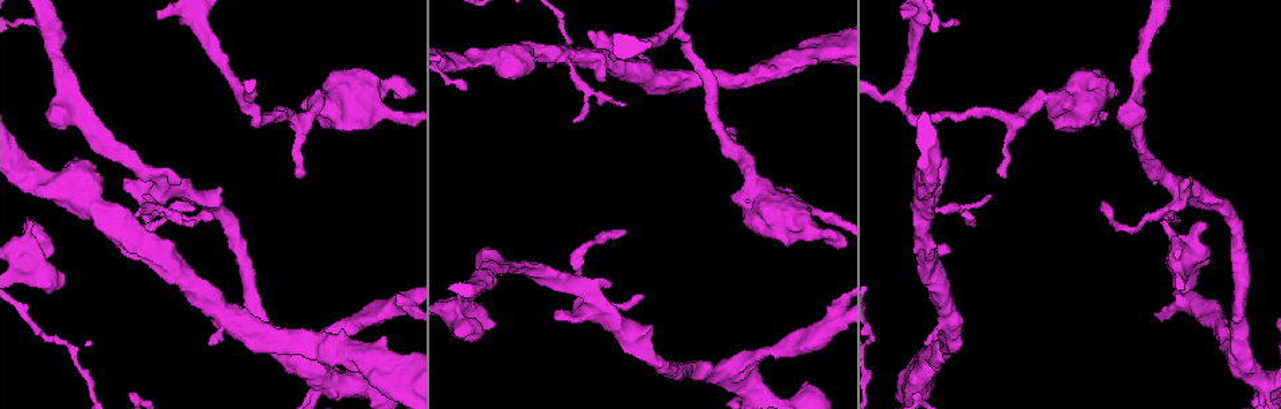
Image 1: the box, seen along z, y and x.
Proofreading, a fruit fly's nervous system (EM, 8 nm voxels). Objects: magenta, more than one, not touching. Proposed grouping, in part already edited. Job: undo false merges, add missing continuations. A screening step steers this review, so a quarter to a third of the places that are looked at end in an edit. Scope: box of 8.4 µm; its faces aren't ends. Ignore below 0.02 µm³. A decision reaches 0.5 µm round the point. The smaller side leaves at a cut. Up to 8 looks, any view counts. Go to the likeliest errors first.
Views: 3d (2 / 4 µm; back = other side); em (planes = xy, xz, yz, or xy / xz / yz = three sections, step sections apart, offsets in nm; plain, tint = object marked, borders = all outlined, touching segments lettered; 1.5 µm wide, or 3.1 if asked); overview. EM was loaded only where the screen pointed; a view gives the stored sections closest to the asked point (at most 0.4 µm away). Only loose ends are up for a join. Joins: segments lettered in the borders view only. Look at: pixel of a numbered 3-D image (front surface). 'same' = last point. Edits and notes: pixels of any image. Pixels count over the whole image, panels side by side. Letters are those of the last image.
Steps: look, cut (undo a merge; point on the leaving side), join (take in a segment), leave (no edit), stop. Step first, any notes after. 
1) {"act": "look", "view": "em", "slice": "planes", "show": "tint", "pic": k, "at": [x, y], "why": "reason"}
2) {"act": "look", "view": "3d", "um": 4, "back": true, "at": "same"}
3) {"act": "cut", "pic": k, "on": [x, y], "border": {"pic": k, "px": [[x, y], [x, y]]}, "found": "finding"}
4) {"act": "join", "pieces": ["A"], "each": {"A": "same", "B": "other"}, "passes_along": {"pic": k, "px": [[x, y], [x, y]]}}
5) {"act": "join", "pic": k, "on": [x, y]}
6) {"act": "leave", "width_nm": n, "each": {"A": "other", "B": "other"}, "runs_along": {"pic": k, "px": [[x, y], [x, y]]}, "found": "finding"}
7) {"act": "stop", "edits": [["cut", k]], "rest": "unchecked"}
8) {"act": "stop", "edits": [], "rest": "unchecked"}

{"act": "look", "view": "em", "slice": "planes", "show": "borders", "pic": 1, "at": [745, 398], "why": "four arms meet"}

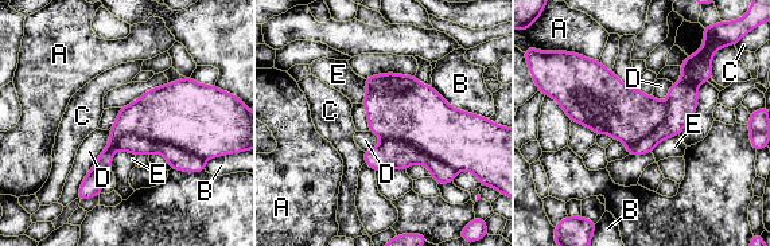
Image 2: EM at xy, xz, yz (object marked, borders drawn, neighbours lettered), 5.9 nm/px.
{"act": "leave", "each": {"A": "other", "B": "other", "C": "other", "D": "other", "E": "other"}, "border": {"pic": 2, "px": [[111, 129], [108, 145], [76, 198]]}, "found": "one neuron here"}

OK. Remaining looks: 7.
{"act": "look", "view": "3d", "um": 4, "pic": 1, "at": [300, 177], "why": "thin end"}

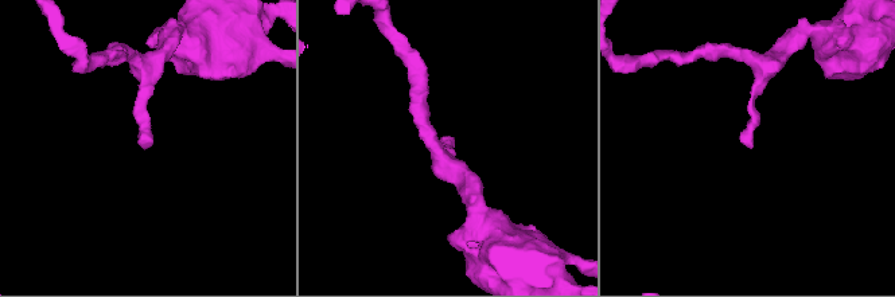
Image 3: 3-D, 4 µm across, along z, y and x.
{"act": "look", "view": "em", "slice": "xz", "step": 4, "show": "borders", "pic": 3, "at": [144, 148], "why": "shape alone is not enough"}

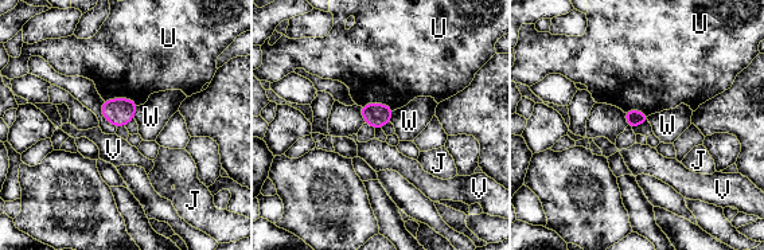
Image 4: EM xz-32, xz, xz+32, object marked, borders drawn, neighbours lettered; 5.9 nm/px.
{"act": "leave", "longest_contact_nm": ["U", 220], "each": {"J": "other", "U": "other", "V": "other", "W": "other"}, "border": {"pic": 4, "px": [[104, 100], [131, 98], [139, 105]]}, "found": "no lettered segment goes on from it"}

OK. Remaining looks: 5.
{"act": "look", "view": "em", "slice": "yz", "step": 8, "show": "tint", "pic": 1, "at": [207, 342], "why": "branch stops here"}

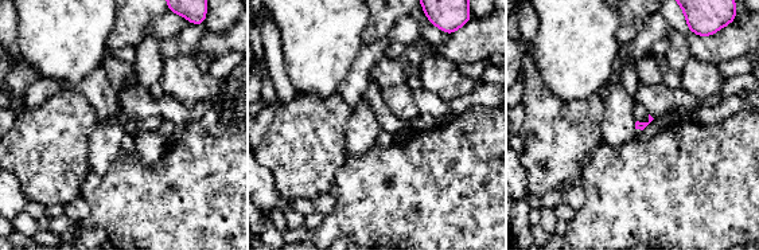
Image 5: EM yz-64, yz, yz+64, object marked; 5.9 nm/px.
{"act": "look", "view": "em", "slice": "planes", "show": "borders", "at": "same", "why": "cut it another way"}

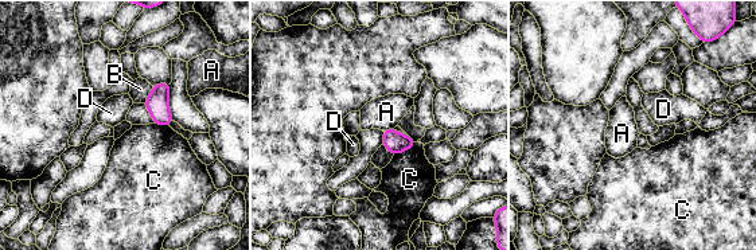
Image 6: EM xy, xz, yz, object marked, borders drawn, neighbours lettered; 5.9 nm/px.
{"act": "leave", "each": {"A": "other", "B": "other", "C": "other", "D": "other"}, "border": {"pic": 6, "px": [[393, 127], [382, 131]]}, "found": "no lettered segment goes on from it"}

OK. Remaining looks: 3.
{"act": "stop", "edits": [], "rest": "unchecked"}

